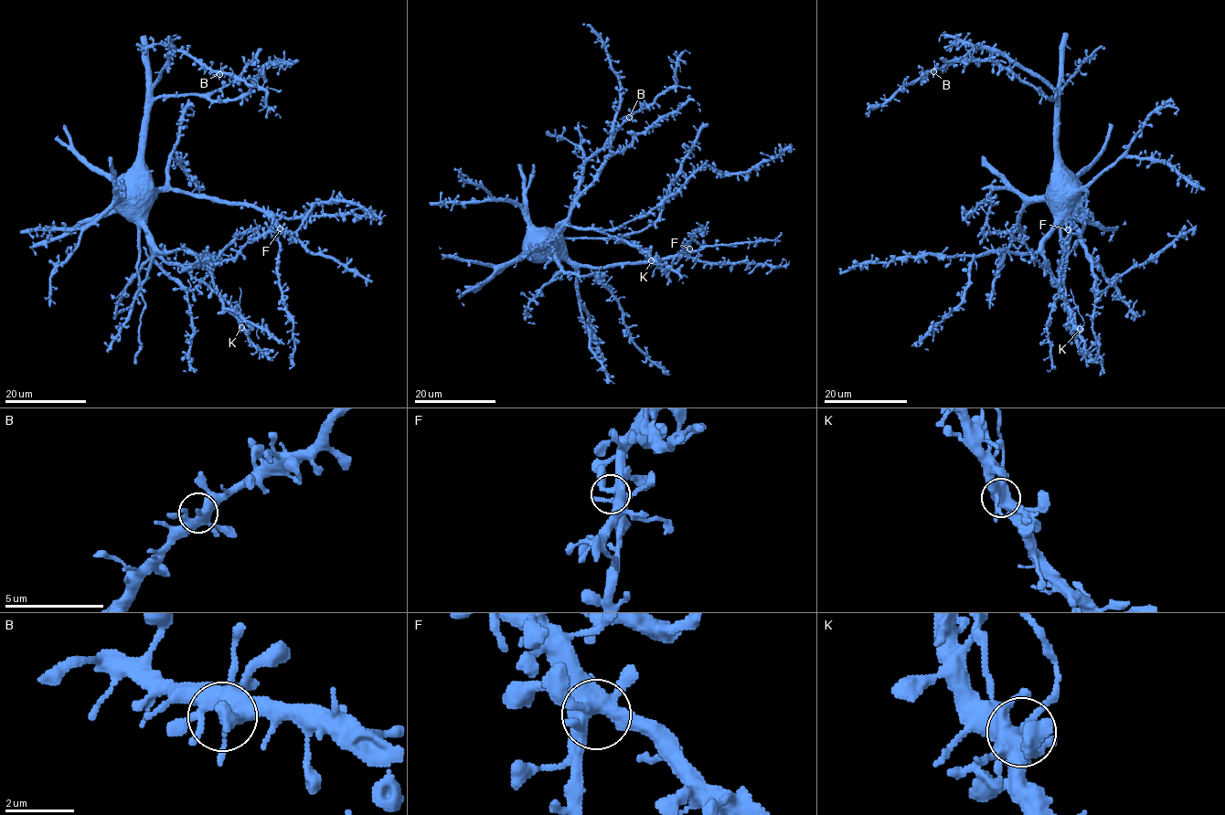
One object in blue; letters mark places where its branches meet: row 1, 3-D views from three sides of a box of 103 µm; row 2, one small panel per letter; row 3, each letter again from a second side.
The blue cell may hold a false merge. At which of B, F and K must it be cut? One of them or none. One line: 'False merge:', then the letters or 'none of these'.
False merge: K

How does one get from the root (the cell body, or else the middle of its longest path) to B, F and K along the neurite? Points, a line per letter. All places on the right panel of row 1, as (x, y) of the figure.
B: (1050, 186), (1054, 162), (1056, 93), (1048, 85), (1005, 57), (985, 48), (971, 48), (933, 71)
F: (1050, 186), (1071, 186), (1085, 192), (1068, 229)
K: (1050, 186), (1054, 227), (1043, 245), (1043, 258), (1058, 292), (1067, 304), (1070, 320), (1080, 329)

